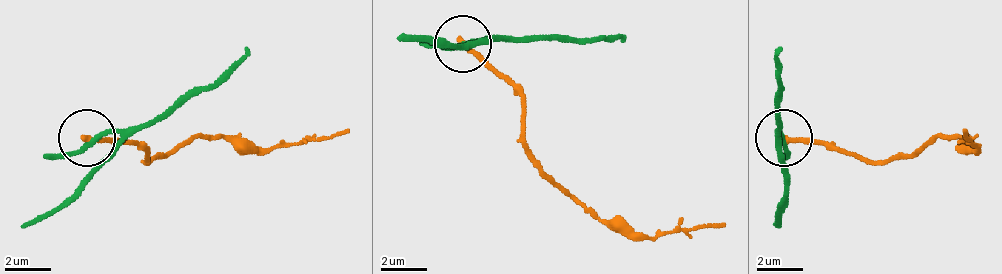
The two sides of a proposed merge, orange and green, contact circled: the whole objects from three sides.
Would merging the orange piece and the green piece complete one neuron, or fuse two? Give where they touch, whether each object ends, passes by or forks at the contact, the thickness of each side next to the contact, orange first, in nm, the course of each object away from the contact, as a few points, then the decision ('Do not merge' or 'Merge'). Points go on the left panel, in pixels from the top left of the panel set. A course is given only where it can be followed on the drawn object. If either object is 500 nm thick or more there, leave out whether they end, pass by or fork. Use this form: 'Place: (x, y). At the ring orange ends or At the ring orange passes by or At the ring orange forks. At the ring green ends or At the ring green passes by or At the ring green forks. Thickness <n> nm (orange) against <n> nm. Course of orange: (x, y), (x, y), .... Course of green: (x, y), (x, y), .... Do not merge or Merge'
Place: (86, 138). At the ring orange ends. At the ring green passes by. Thickness 240 nm (orange) against 200 nm. Course of orange: (88, 139), (139, 145), (150, 162), (196, 139), (281, 145), (350, 128). Course of green: (88, 139), (162, 122), (247, 48). Do not merge

